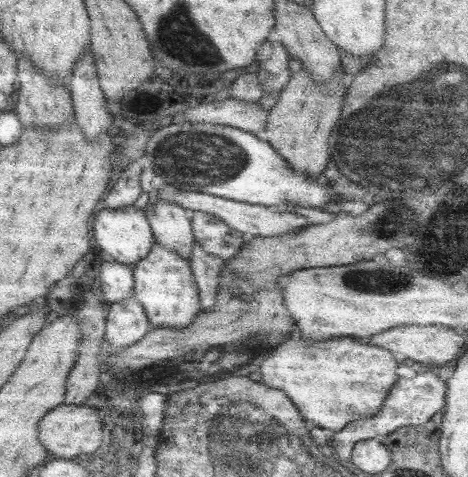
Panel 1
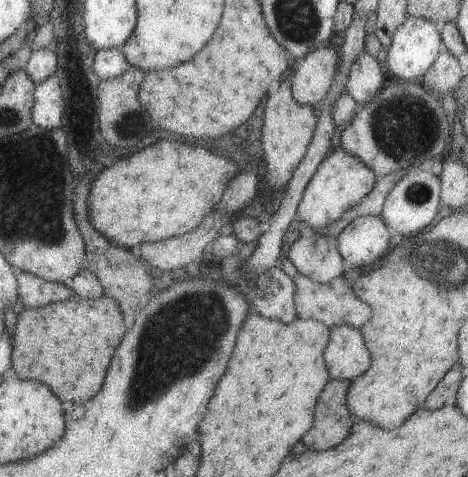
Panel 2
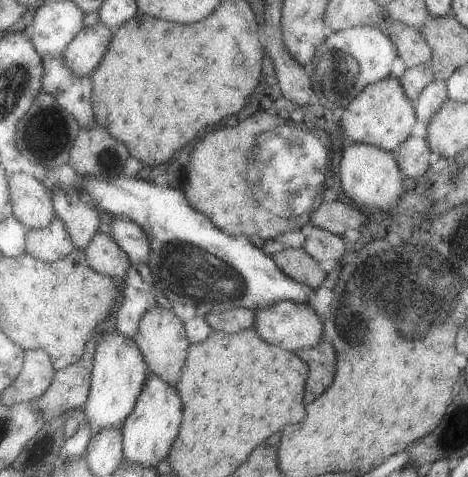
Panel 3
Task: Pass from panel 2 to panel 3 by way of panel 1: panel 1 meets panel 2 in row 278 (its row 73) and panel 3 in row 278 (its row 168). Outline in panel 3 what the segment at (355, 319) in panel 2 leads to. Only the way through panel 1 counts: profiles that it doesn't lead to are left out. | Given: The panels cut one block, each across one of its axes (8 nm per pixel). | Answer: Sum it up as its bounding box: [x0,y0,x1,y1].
[271,248,325,294]

